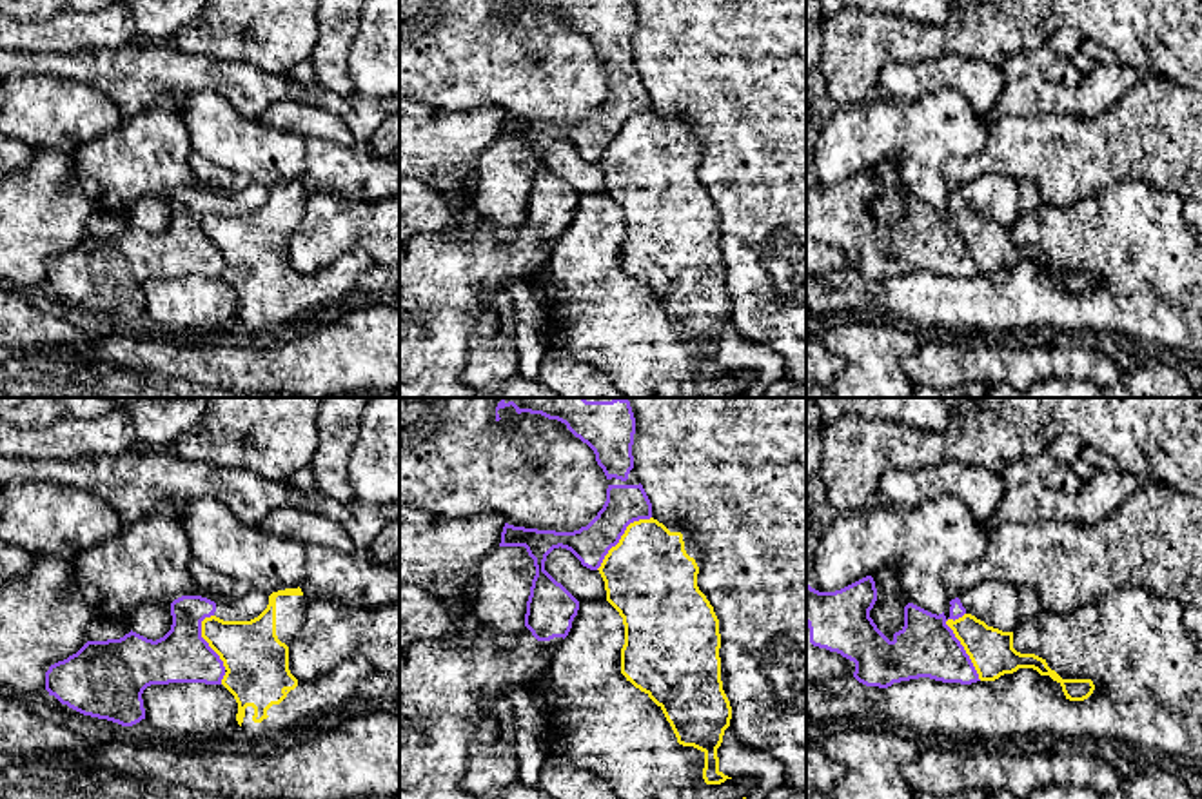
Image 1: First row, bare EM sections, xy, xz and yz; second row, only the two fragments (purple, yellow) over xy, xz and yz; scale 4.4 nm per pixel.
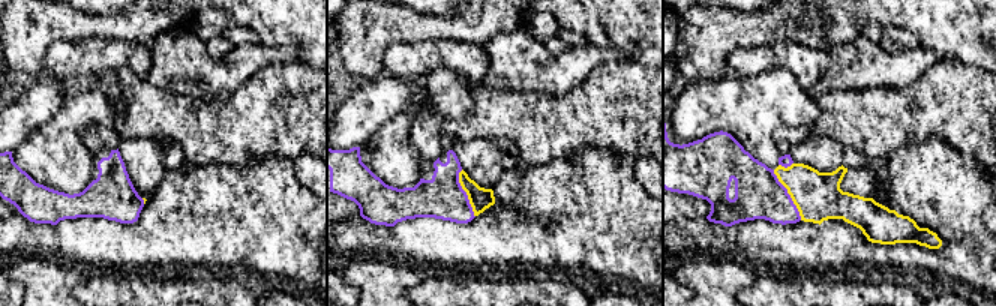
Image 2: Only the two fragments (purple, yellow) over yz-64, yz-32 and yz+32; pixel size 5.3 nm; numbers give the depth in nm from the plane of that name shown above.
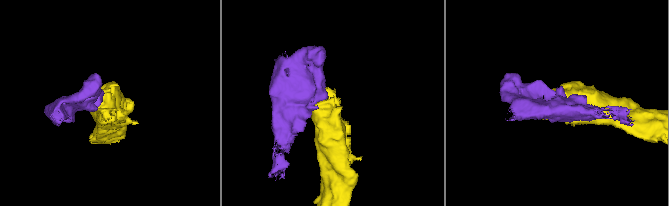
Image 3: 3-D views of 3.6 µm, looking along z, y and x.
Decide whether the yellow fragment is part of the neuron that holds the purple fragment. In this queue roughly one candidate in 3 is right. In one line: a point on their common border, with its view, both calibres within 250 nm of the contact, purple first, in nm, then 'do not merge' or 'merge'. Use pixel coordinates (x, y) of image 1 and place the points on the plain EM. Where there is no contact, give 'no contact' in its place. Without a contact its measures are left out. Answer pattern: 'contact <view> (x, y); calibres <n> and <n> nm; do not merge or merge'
contact yz (963, 242); calibres 280 and 200 nm; do not merge

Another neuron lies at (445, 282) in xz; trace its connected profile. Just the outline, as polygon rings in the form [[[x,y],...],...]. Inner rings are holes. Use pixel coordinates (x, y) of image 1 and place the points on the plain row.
[[[485,216],[465,238],[452,231],[418,232],[399,245],[399,398],[474,398],[459,376],[468,360],[468,334],[487,305],[507,294],[512,281],[530,281],[547,269],[552,247],[528,222],[510,242],[499,242],[496,223]]]

